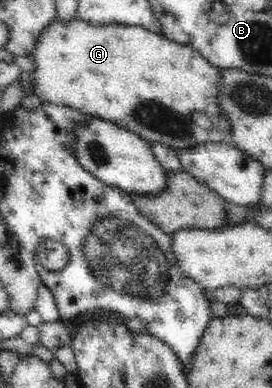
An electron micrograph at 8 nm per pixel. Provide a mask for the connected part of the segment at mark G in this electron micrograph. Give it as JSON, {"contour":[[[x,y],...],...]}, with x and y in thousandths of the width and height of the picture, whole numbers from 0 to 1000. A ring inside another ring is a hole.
{"contour":[[[206,44],[136,101],[103,229],[162,265],[228,268],[489,338],[544,366],[695,384],[732,369],[838,366],[853,317],[809,278],[816,186],[706,119],[640,111],[585,82],[515,67],[346,67],[276,44],[239,59]]]}

